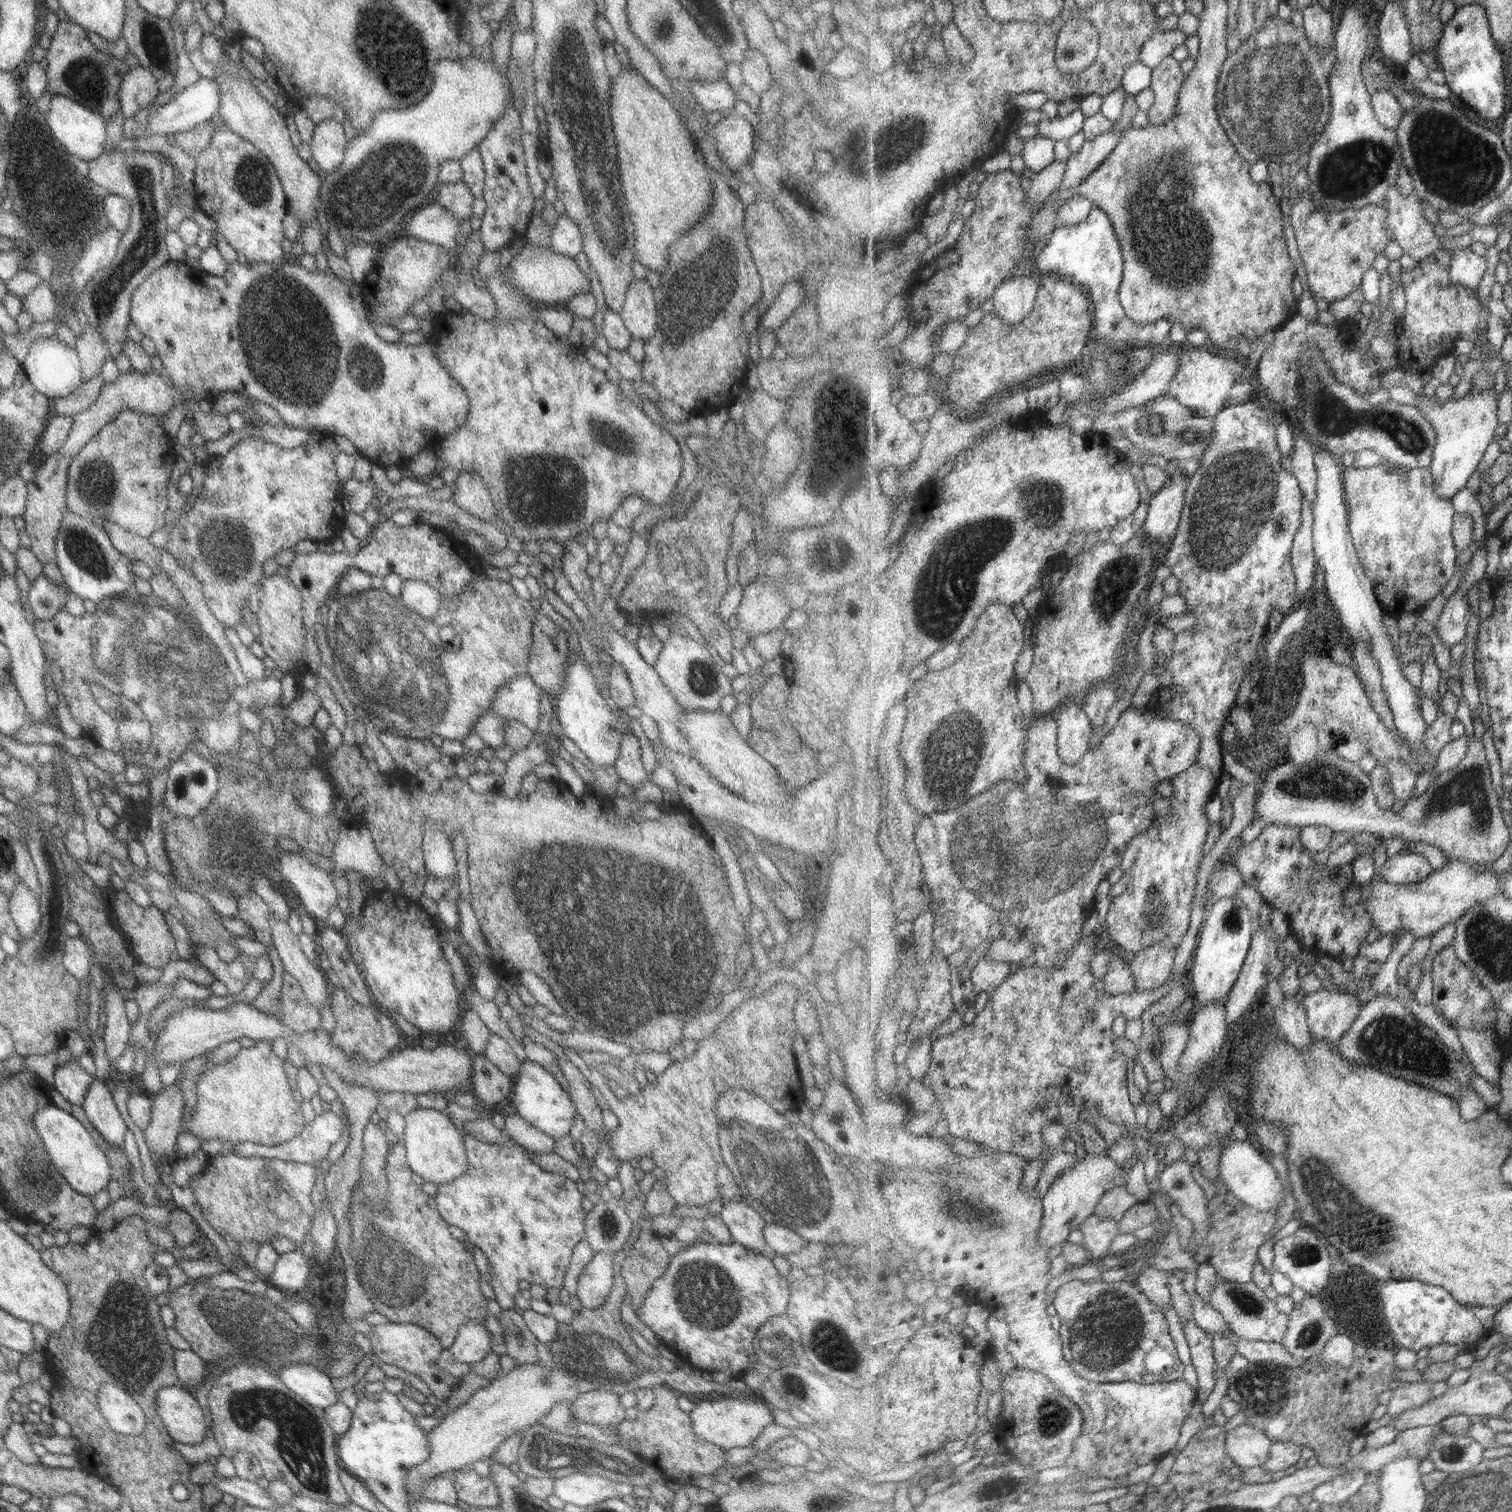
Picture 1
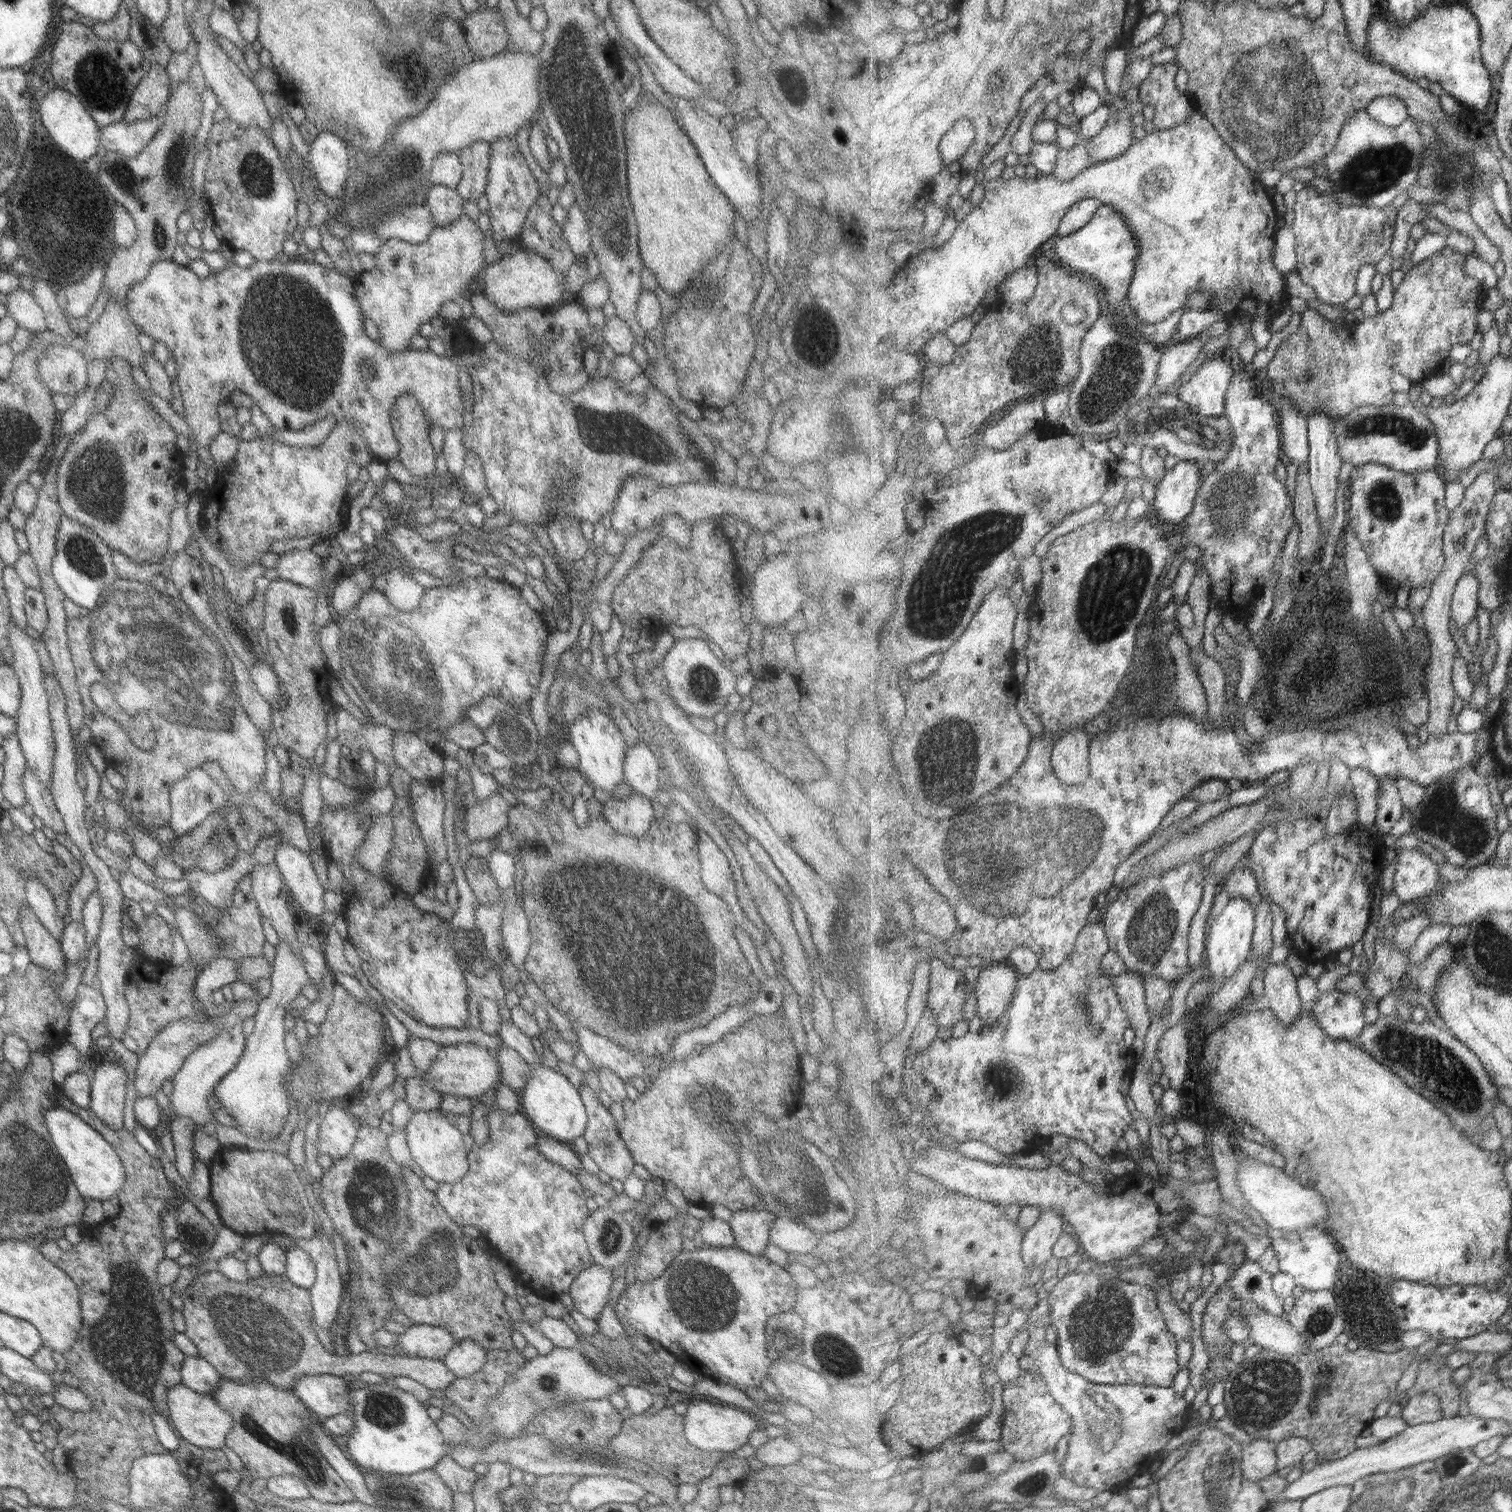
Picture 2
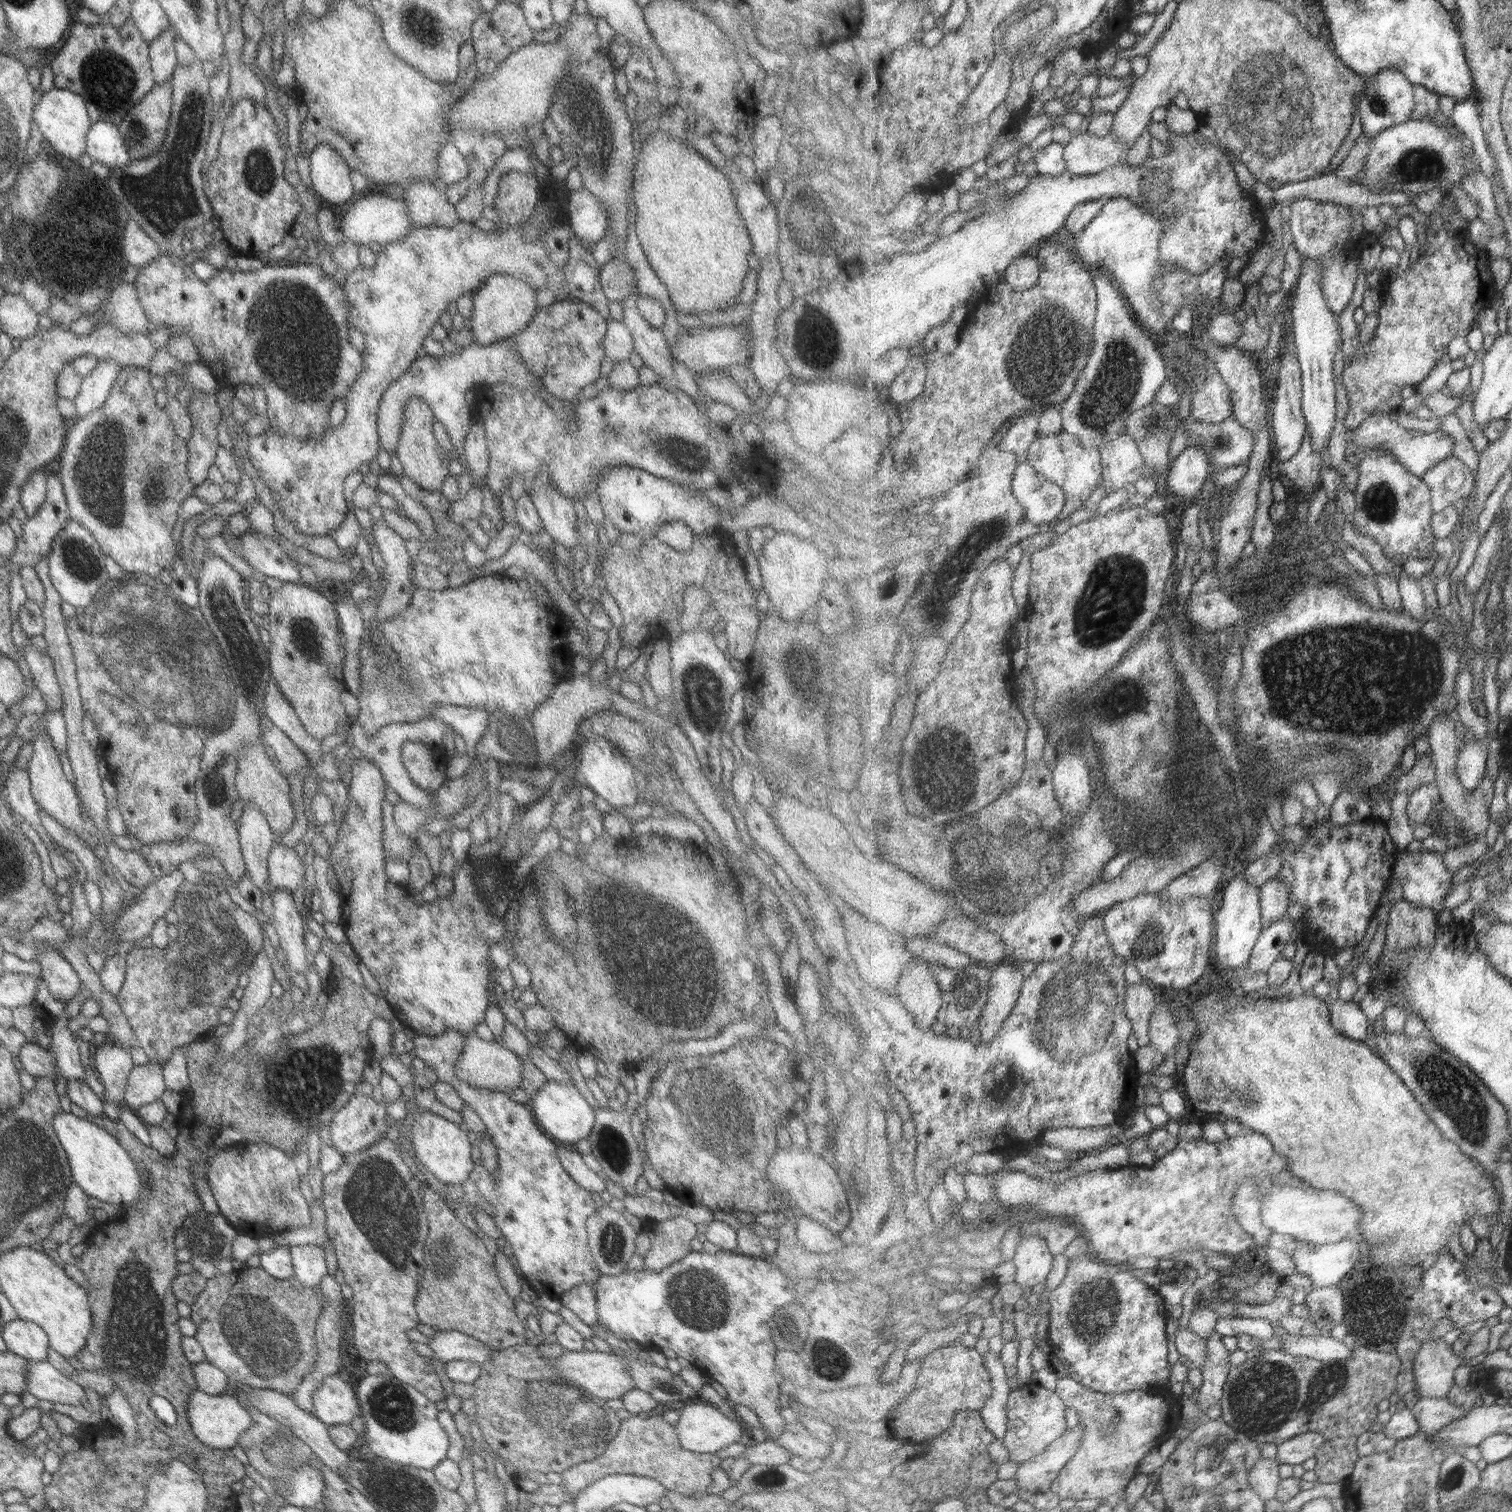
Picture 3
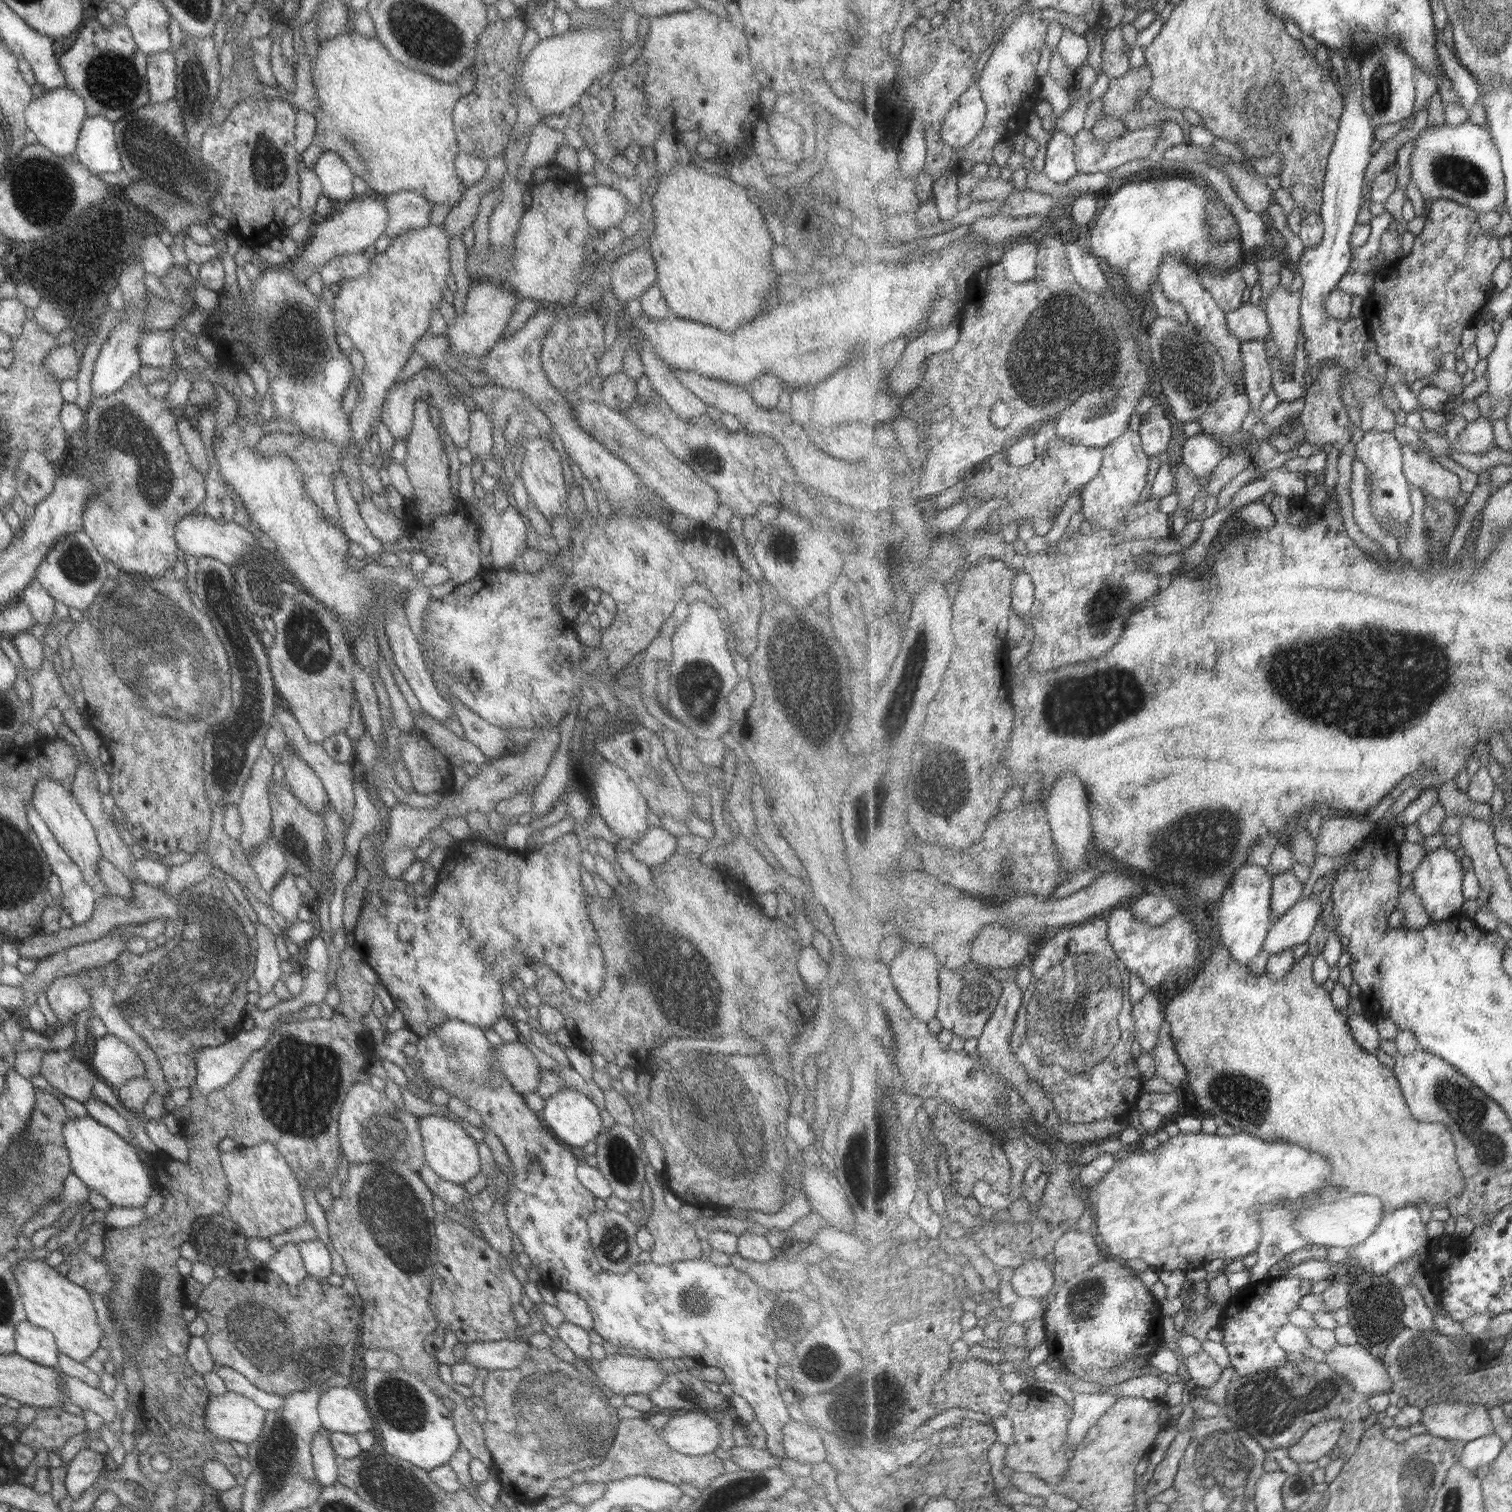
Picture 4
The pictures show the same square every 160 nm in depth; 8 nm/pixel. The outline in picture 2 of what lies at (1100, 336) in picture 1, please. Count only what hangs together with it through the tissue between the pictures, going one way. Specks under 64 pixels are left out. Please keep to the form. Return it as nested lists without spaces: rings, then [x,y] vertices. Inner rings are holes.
[[[1104,206],[1097,211],[1095,217],[1087,226],[1069,236],[1059,237],[1054,246],[1059,264],[1069,267],[1073,271],[1079,271],[1095,278],[1104,288],[1104,296],[1113,310],[1113,314],[1121,316],[1127,323],[1128,330],[1135,328],[1133,333],[1143,336],[1143,340],[1157,344],[1163,348],[1173,342],[1178,324],[1189,309],[1207,312],[1212,309],[1212,294],[1209,291],[1202,293],[1197,291],[1188,298],[1188,303],[1175,311],[1167,320],[1157,324],[1145,324],[1132,309],[1128,299],[1132,280],[1134,279],[1137,259],[1140,255],[1140,244],[1125,218],[1115,212],[1115,208]]]

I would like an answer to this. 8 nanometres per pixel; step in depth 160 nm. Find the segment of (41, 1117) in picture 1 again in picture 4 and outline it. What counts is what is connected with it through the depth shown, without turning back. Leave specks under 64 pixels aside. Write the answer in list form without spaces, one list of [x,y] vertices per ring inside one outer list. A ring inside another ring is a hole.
[[[87,1115],[73,1121],[67,1120],[62,1128],[62,1137],[65,1148],[68,1150],[70,1173],[79,1178],[89,1190],[95,1190],[95,1192],[101,1194],[113,1207],[137,1208],[144,1205],[152,1191],[149,1185],[150,1178],[145,1174],[144,1166],[136,1150],[129,1146],[125,1139]]]

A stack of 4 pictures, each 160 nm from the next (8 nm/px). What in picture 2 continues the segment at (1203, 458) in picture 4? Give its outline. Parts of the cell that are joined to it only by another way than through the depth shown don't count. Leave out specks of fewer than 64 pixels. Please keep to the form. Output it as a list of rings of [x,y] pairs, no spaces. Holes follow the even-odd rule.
[[[1178,460],[1178,463],[1168,470],[1163,481],[1155,487],[1153,514],[1158,523],[1169,530],[1173,524],[1183,522],[1191,514],[1203,476],[1201,463],[1190,460]]]

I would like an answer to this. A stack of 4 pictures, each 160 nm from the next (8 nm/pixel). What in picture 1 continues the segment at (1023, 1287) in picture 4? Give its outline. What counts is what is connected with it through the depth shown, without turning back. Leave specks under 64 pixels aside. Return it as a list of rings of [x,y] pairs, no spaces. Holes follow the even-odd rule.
[[[1105,1148],[1102,1155],[1085,1156],[1053,1181],[1042,1200],[1044,1211],[1038,1230],[1038,1243],[1041,1246],[1052,1248],[1055,1244],[1066,1243],[1073,1230],[1079,1229],[1088,1216],[1096,1214],[1101,1197],[1125,1180],[1127,1166],[1117,1166],[1107,1157],[1108,1148]]]

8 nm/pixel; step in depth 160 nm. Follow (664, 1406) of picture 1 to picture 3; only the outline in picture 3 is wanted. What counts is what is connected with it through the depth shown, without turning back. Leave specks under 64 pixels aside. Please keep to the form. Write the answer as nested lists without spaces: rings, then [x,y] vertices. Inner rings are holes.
[[[632,1415],[620,1420],[618,1430],[604,1453],[596,1455],[591,1461],[575,1463],[561,1472],[559,1486],[568,1495],[573,1495],[602,1476],[623,1473],[656,1480],[664,1489],[682,1495],[691,1495],[694,1492],[703,1495],[711,1482],[711,1472],[717,1466],[720,1466],[720,1459],[716,1455],[697,1454],[681,1448],[675,1437],[675,1426],[665,1422],[662,1416]]]

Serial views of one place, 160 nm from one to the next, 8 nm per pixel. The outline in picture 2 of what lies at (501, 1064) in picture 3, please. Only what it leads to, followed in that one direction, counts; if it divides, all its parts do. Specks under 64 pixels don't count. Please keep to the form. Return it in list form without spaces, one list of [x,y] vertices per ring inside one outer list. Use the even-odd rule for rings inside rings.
[[[475,1038],[471,1043],[450,1045],[439,1048],[436,1057],[426,1070],[417,1071],[417,1076],[429,1088],[443,1095],[453,1095],[474,1101],[493,1093],[500,1084],[500,1066],[496,1052],[477,1046]]]

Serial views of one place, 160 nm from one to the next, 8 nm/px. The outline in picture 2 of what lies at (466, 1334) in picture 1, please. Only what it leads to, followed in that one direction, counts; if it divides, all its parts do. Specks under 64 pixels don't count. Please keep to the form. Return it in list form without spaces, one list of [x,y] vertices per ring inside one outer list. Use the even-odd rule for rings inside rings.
[[[465,1338],[454,1343],[442,1362],[454,1378],[465,1378],[475,1375],[483,1367],[485,1357],[485,1350],[476,1342]]]

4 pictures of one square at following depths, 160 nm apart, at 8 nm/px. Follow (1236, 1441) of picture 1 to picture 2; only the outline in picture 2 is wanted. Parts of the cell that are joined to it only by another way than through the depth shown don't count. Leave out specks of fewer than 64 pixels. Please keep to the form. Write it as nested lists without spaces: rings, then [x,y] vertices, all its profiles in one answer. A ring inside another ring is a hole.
[[[1255,1439],[1247,1446],[1243,1445],[1243,1472],[1253,1482],[1271,1476],[1277,1472],[1279,1458],[1276,1454],[1277,1444],[1265,1439]]]

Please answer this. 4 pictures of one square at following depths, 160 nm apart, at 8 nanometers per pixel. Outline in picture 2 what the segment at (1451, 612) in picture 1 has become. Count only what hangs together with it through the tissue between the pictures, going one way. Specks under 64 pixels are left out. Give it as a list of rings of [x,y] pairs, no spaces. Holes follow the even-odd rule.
[[[1474,572],[1461,577],[1452,598],[1452,620],[1459,631],[1465,630],[1467,624],[1476,618],[1480,602],[1478,599],[1481,583]]]

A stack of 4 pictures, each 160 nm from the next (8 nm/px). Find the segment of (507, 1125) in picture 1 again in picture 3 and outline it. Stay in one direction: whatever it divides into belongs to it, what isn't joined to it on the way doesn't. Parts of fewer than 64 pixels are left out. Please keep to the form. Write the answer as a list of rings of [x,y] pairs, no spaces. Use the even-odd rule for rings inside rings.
[[[557,1143],[556,1155],[560,1166],[579,1187],[589,1193],[602,1193],[606,1190],[605,1182],[600,1173],[591,1171],[581,1159],[581,1155],[574,1151],[566,1150],[562,1144]]]

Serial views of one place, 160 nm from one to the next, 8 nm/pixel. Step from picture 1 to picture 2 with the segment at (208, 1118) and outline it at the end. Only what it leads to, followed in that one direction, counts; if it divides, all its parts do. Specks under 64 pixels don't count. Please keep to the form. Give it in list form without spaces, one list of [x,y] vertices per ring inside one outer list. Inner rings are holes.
[[[278,941],[271,962],[270,993],[261,997],[257,1010],[251,1017],[255,1021],[253,1032],[247,1036],[238,1061],[212,1090],[215,1104],[233,1119],[235,1129],[246,1137],[261,1141],[267,1141],[279,1134],[291,1109],[291,1100],[282,1083],[282,1076],[290,1064],[283,1044],[283,1016],[287,1011],[286,1006],[292,1005],[294,998],[301,992],[301,987],[310,982],[299,958],[289,946]]]

